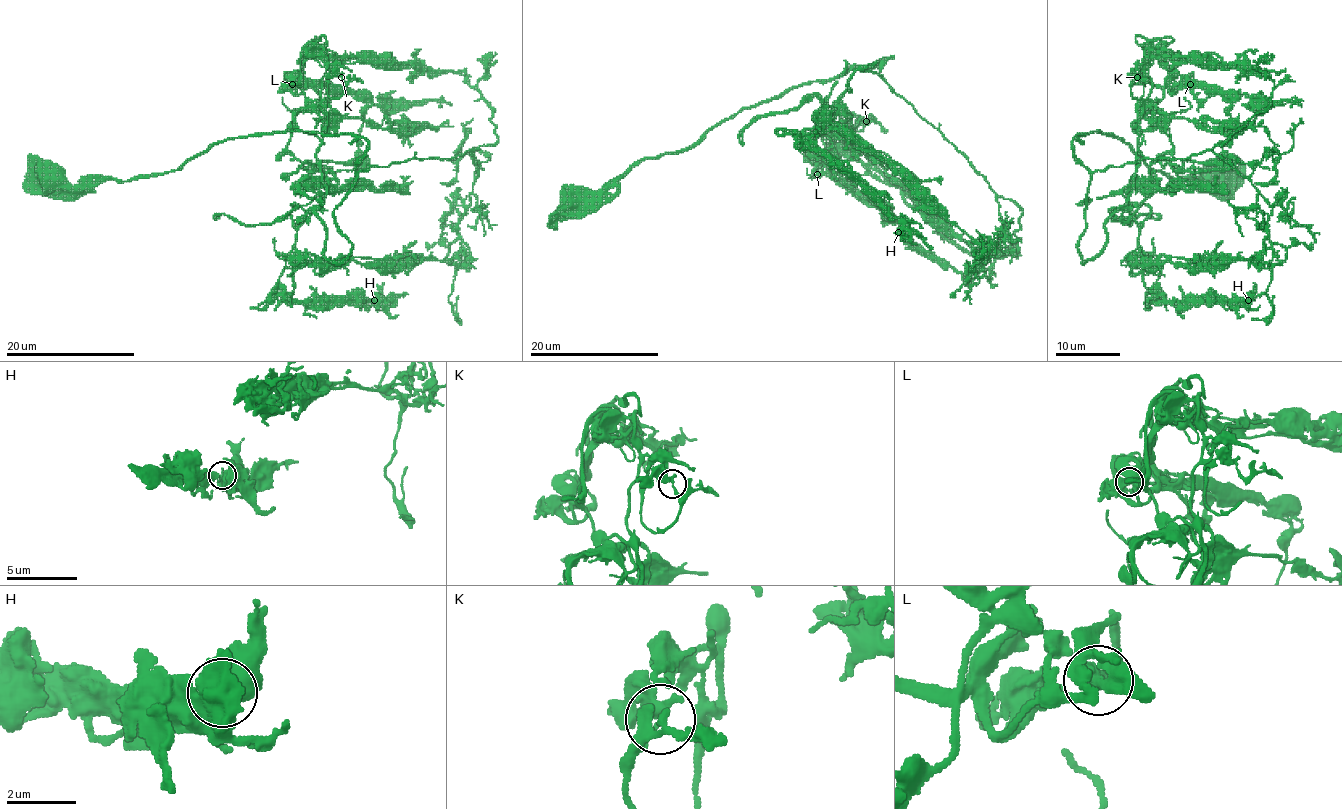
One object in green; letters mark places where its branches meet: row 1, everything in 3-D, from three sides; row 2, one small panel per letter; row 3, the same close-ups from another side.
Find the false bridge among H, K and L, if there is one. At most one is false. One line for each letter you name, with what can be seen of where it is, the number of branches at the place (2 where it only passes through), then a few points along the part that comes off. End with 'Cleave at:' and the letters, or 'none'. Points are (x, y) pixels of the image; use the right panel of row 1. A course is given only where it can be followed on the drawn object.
Cleave at: none

